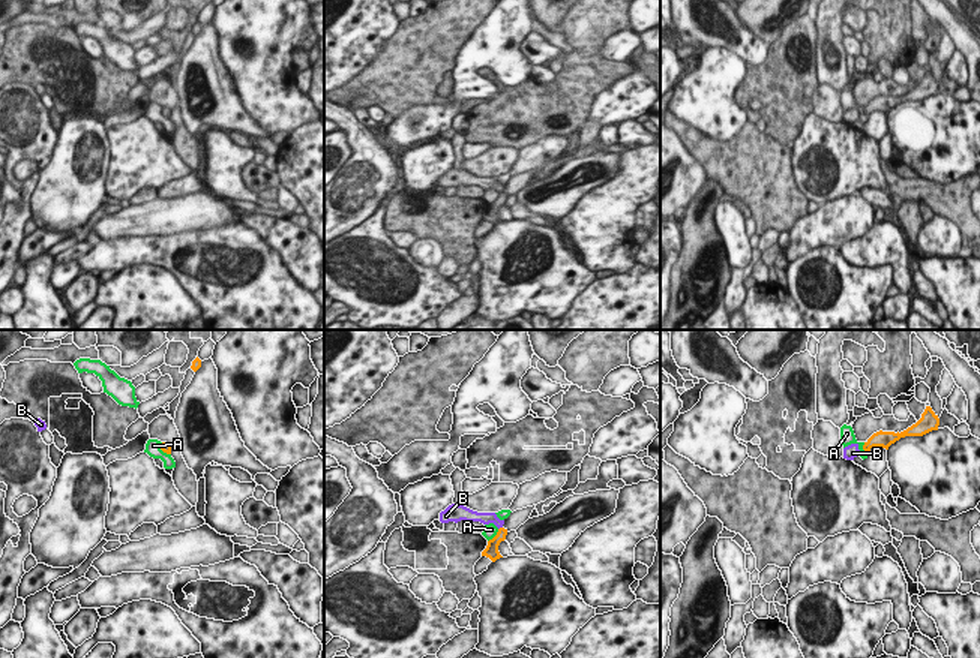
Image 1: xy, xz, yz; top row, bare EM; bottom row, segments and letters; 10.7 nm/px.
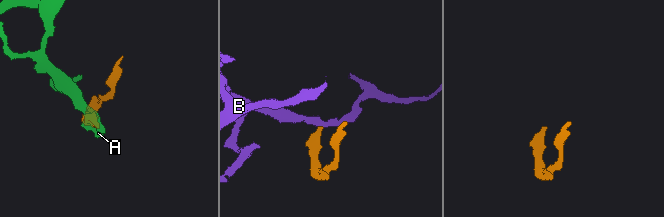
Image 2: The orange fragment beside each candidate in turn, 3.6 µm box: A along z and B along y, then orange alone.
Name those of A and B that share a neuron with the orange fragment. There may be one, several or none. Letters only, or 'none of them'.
B

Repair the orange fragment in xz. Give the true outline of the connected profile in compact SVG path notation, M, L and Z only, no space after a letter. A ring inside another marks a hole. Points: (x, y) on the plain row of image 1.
M449 169L444 175L440 177L440 186L449 187L449 186L480 186L483 189L494 187L498 192L497 199L488 205L486 213L482 216L482 220L489 222L492 226L503 222L498 216L498 210L501 205L506 204L507 193L503 192L504 184L500 184L495 177L477 177L473 175L464 169Z

